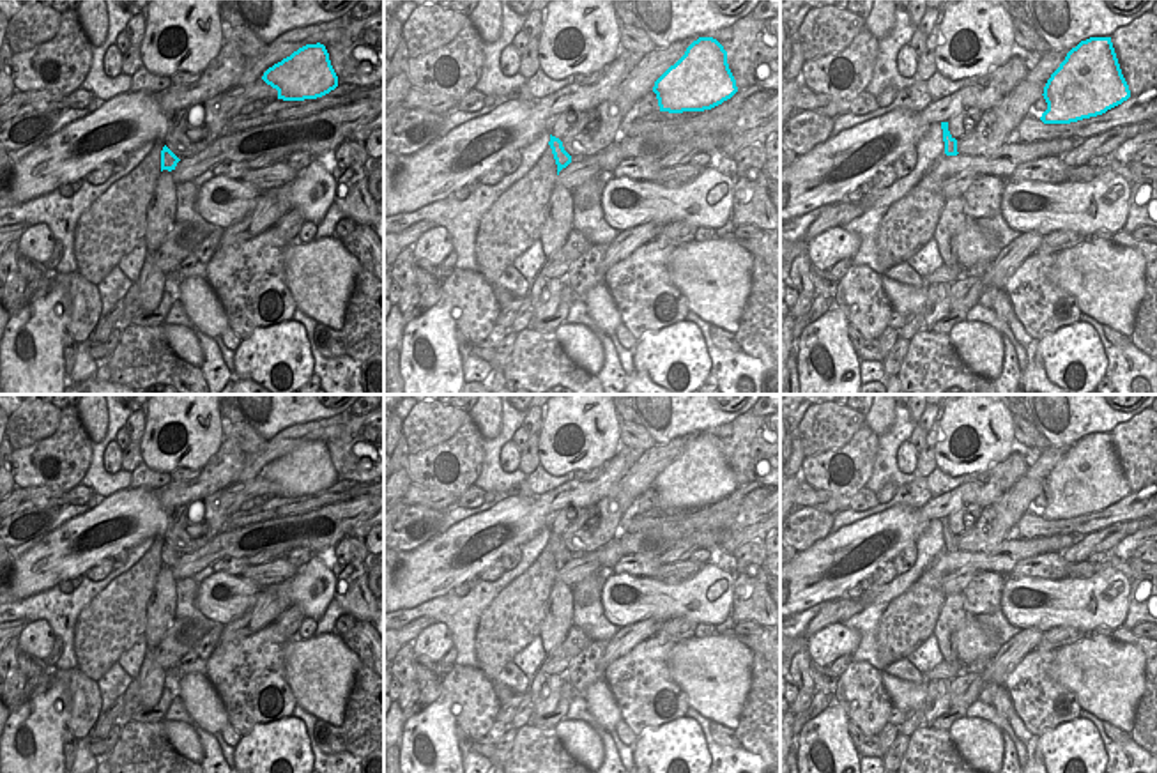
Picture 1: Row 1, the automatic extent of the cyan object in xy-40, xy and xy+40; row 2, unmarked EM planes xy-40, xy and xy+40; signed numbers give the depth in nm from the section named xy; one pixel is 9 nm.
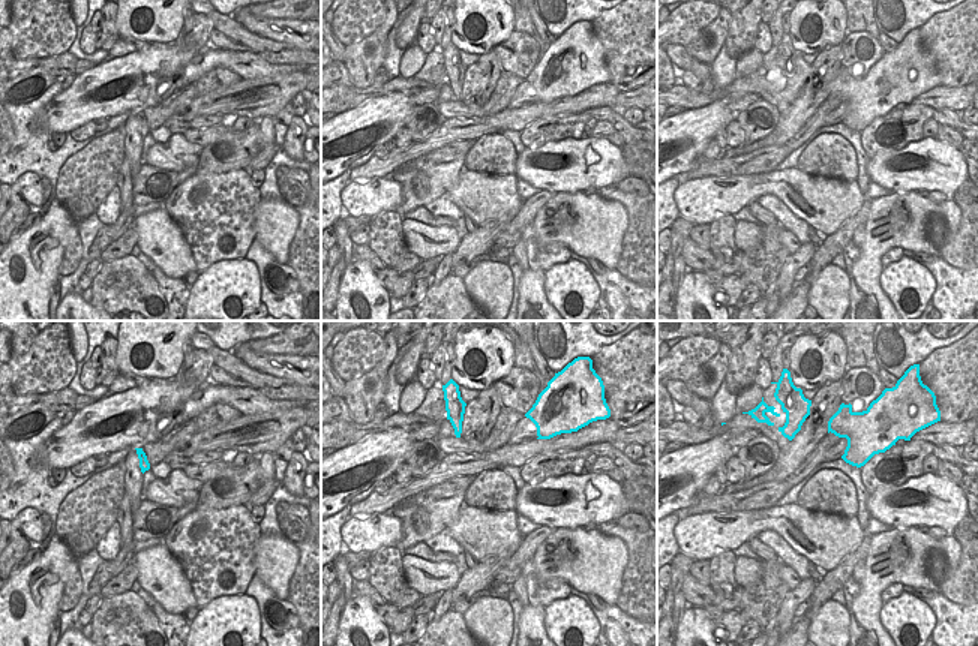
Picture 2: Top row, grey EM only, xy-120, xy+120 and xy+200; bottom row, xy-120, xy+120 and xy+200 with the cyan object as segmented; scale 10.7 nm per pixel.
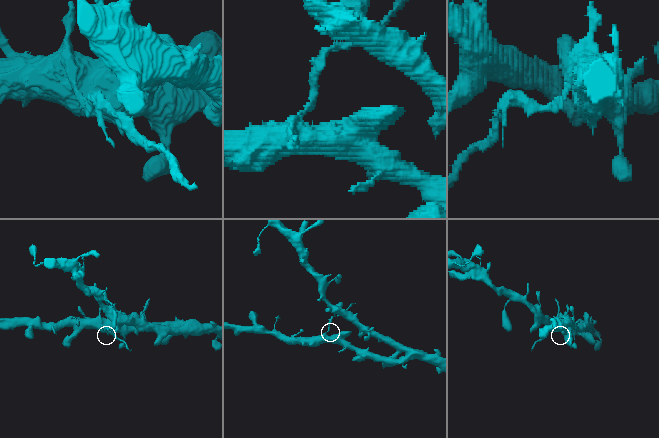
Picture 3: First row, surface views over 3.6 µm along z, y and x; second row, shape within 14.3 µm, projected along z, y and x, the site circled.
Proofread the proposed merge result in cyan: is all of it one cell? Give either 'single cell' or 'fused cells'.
fused cells

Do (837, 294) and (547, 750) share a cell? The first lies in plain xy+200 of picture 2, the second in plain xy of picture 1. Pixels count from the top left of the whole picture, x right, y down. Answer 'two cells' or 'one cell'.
two cells

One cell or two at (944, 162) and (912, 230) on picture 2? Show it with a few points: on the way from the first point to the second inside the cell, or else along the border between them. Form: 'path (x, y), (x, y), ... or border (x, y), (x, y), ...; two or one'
border (912, 191), (894, 194); two

